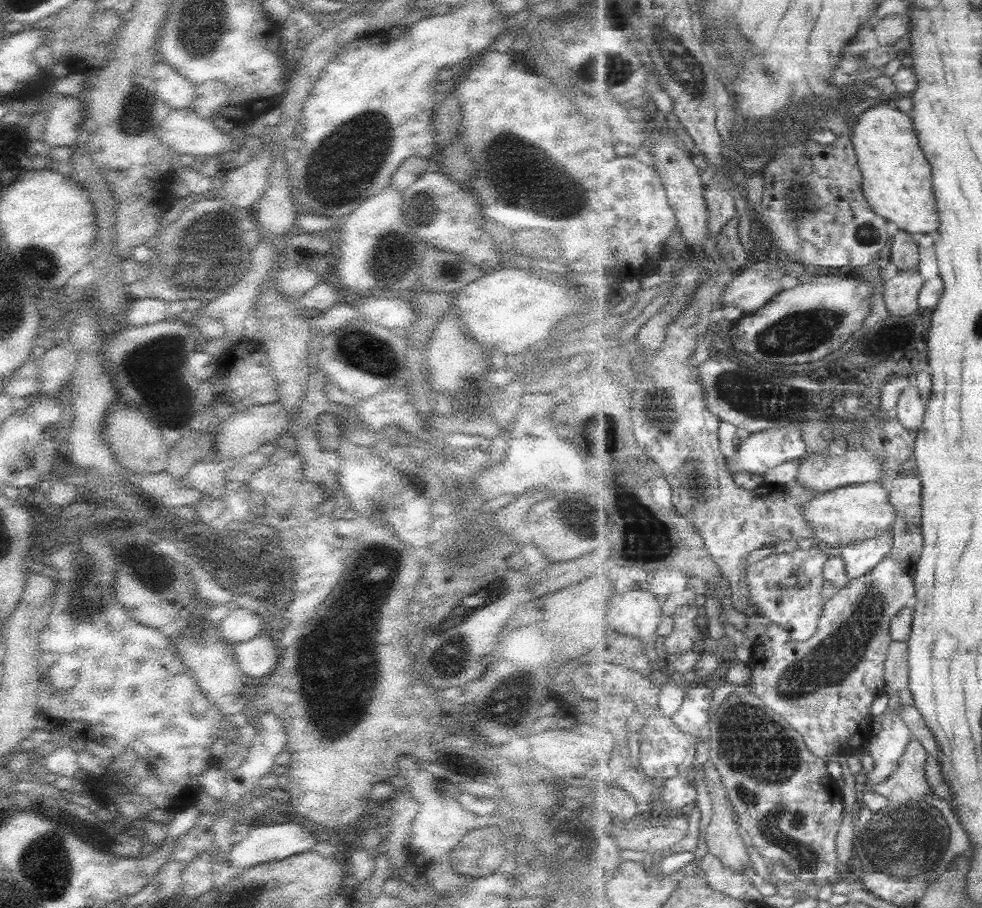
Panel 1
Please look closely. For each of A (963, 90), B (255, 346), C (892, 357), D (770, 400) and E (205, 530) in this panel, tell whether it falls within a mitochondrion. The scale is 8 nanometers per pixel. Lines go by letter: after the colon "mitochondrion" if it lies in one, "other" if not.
A: other
B: other
C: other
D: mitochondrion
E: other

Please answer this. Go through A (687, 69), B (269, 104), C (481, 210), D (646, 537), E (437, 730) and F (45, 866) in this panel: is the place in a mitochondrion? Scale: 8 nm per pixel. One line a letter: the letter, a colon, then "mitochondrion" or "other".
A: mitochondrion
B: other
C: other
D: mitochondrion
E: other
F: mitochondrion

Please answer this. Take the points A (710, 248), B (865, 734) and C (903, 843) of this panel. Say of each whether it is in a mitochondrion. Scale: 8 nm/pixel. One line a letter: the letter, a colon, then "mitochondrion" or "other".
A: other
B: other
C: mitochondrion

